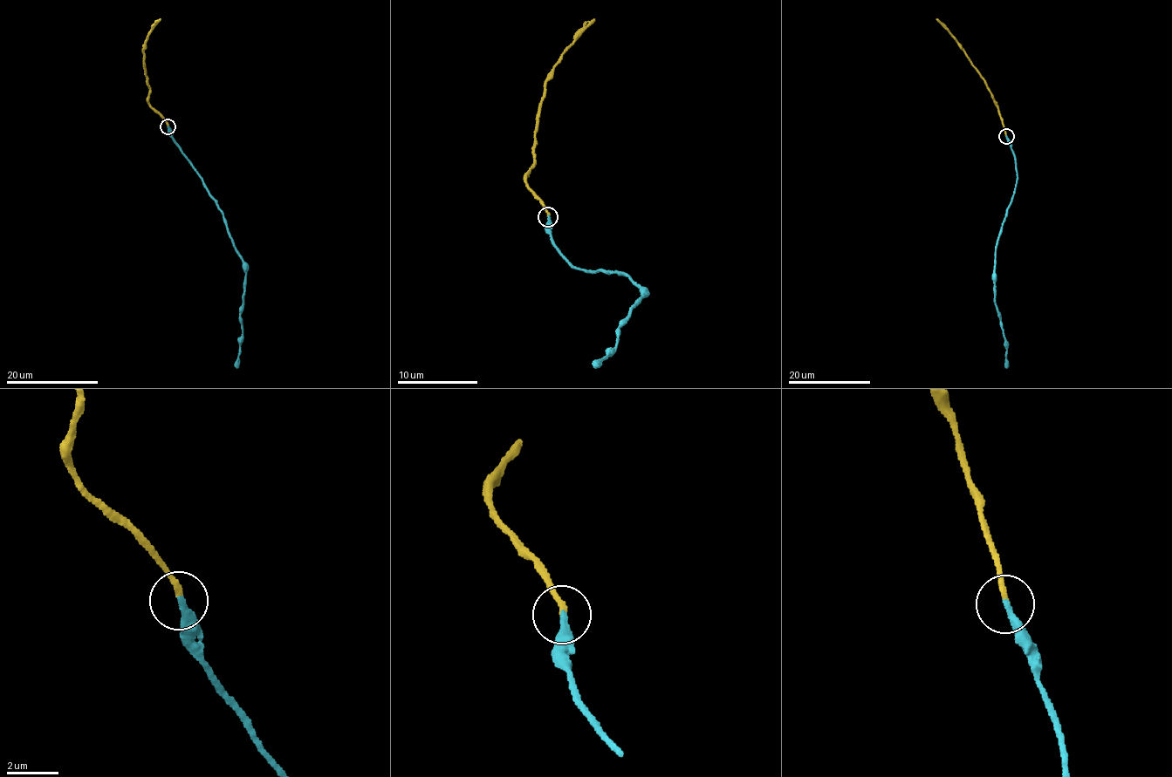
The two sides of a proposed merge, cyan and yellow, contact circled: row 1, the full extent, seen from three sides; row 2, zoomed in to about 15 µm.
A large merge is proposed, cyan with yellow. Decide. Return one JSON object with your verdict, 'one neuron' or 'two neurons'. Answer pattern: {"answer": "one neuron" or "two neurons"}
{"answer": "one neuron"}

